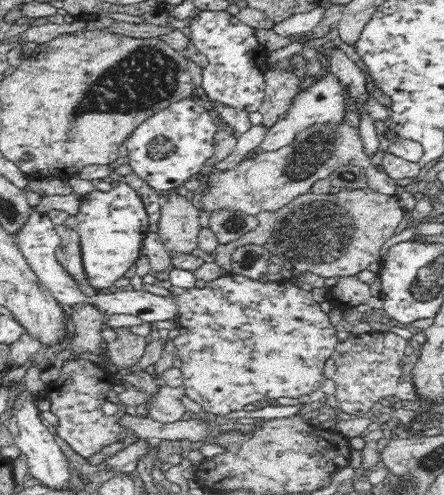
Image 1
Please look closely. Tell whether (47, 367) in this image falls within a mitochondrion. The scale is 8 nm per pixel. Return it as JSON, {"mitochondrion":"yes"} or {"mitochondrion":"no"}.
{"mitochondrion":"no"}

